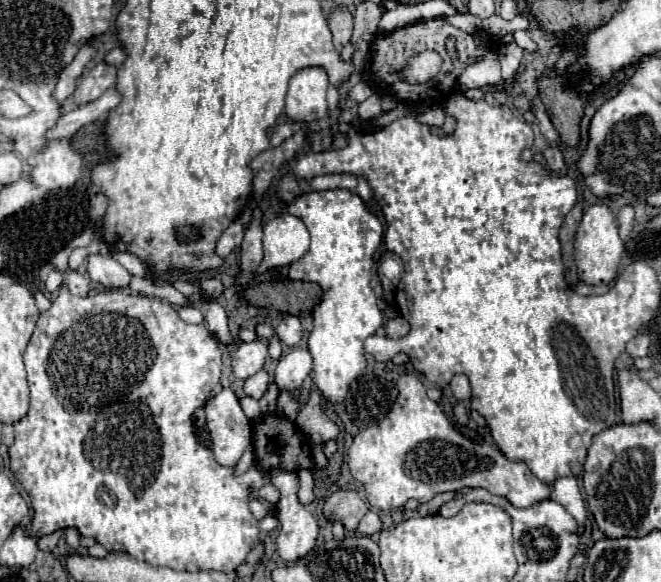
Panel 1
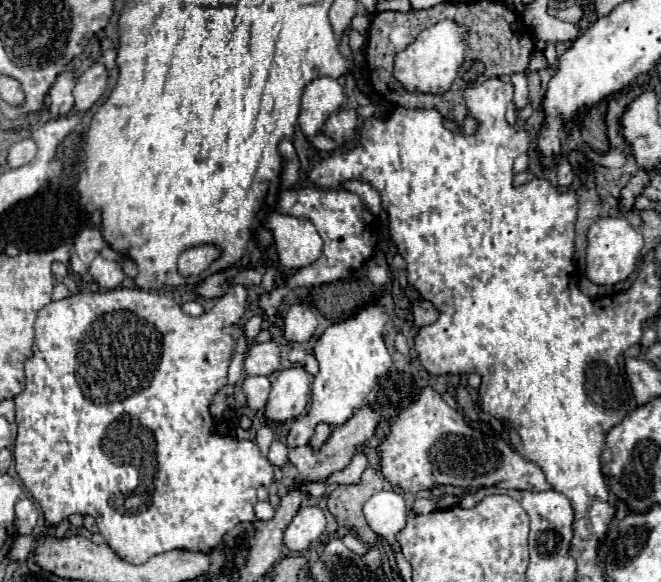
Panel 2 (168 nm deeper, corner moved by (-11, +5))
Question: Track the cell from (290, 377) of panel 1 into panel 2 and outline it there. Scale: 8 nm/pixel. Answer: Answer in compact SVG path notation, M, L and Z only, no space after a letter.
M302 366L282 370L272 382L272 390L264 408L268 422L286 422L298 418L310 398L310 378Z

